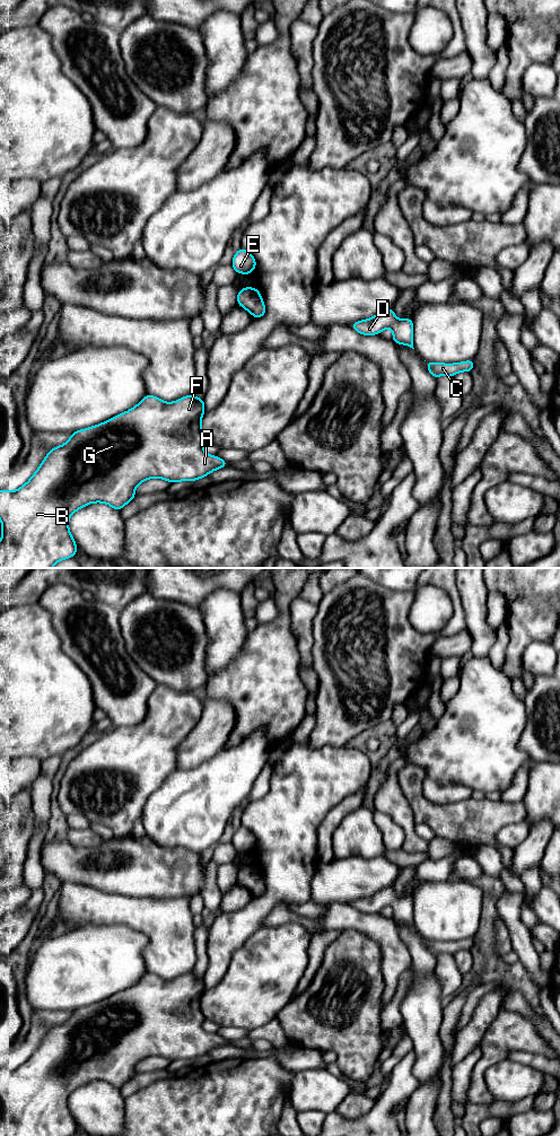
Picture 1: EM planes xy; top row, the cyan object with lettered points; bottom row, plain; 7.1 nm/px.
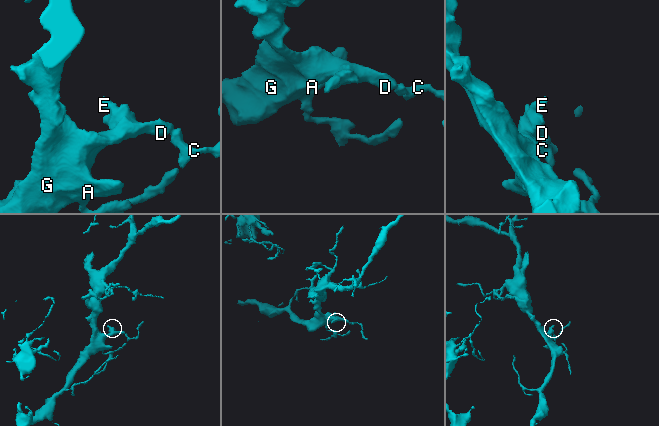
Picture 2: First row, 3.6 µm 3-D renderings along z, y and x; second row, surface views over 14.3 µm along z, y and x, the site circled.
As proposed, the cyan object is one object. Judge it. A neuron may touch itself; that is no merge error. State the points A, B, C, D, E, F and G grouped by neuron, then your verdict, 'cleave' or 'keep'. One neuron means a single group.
groups A B C D E F G; keep

